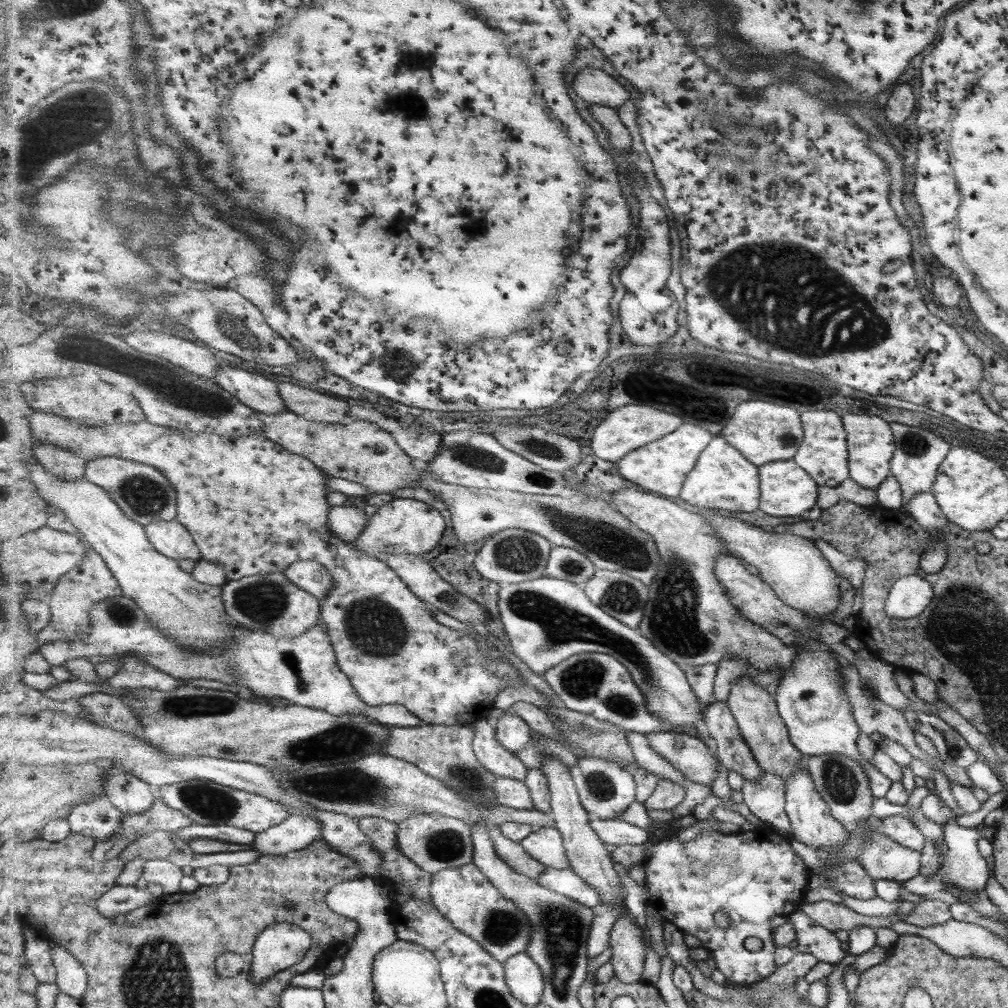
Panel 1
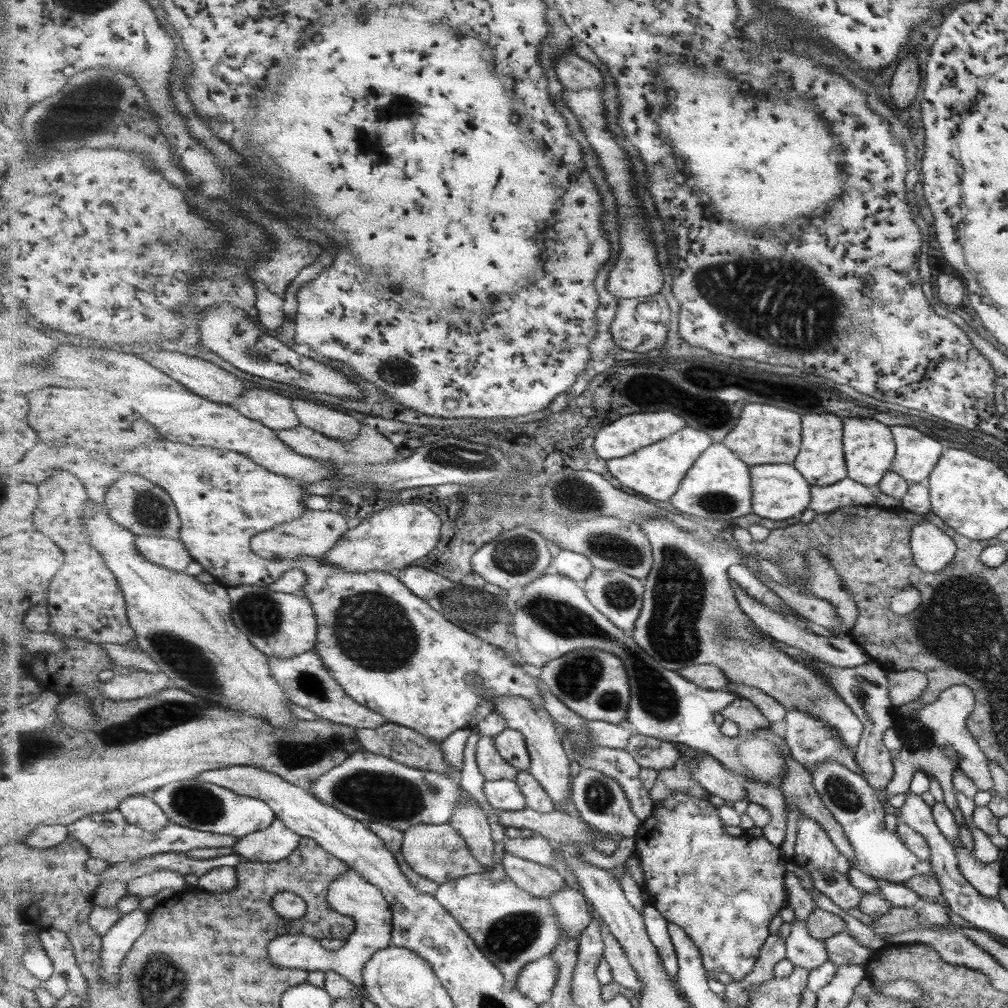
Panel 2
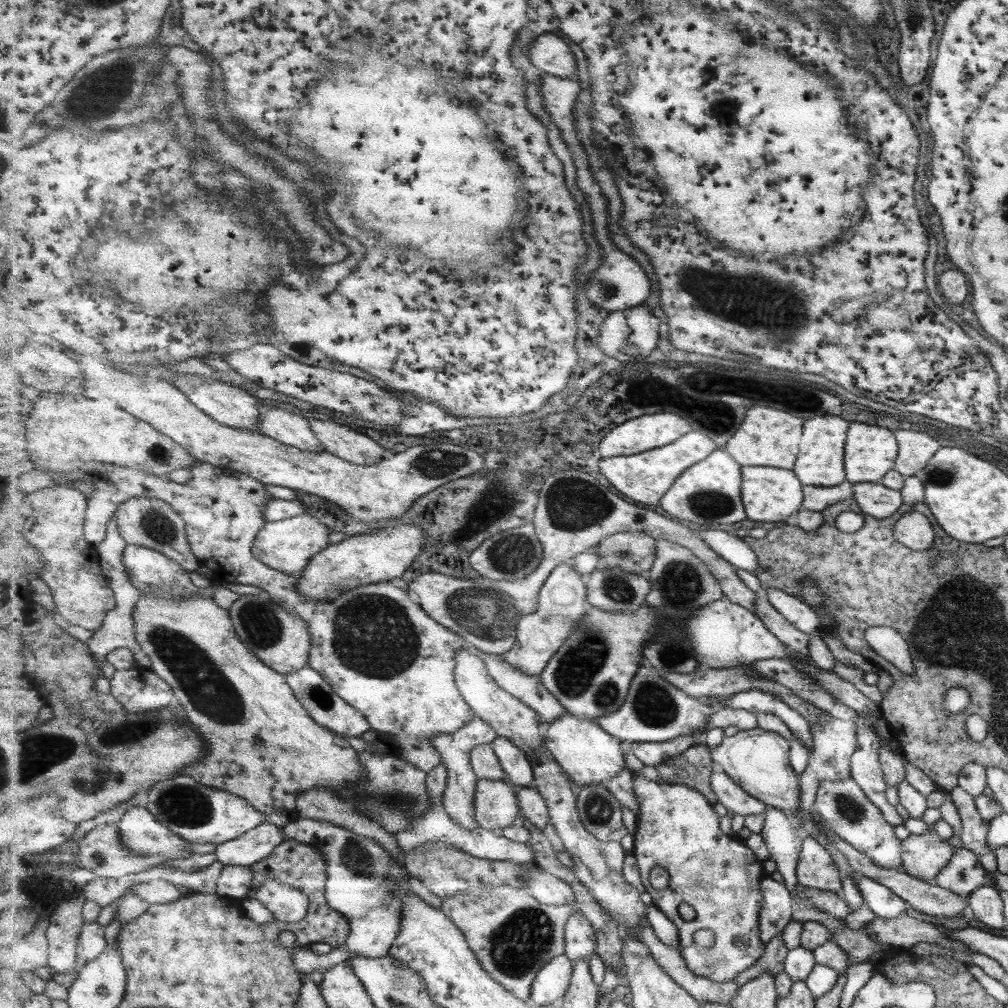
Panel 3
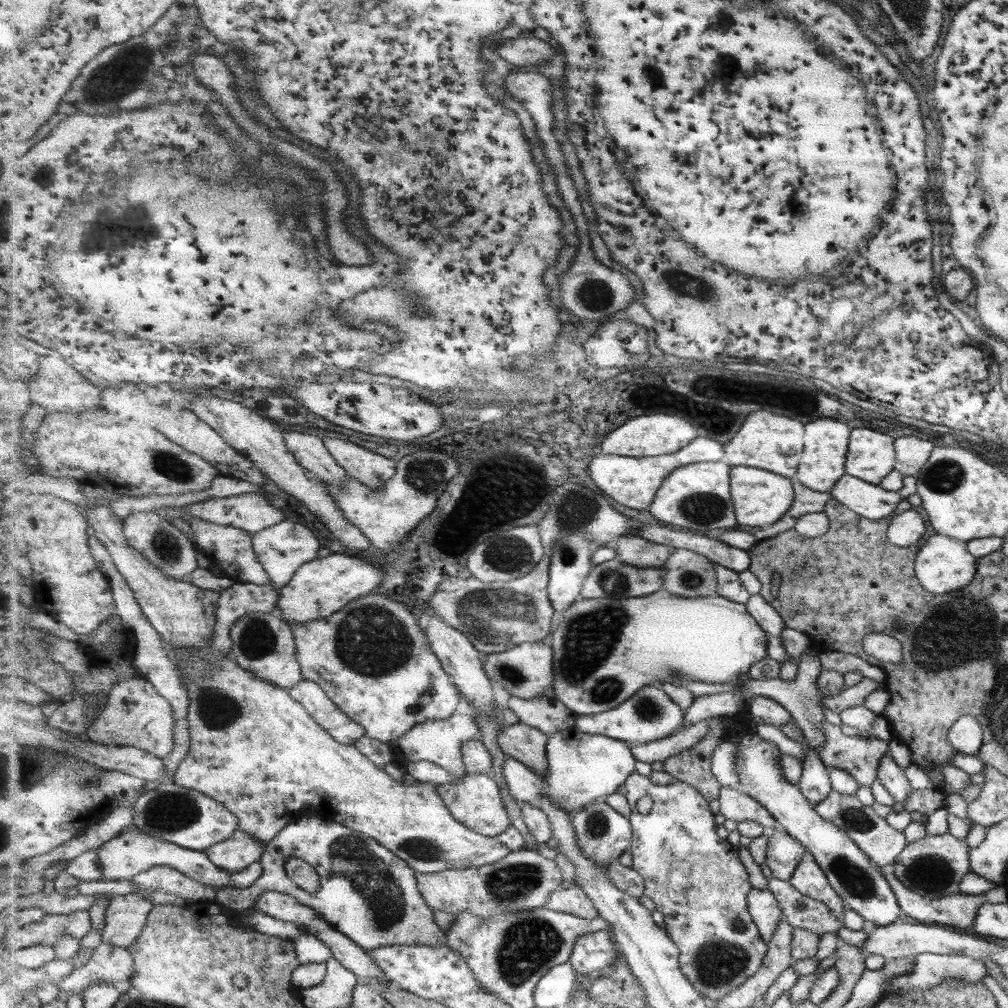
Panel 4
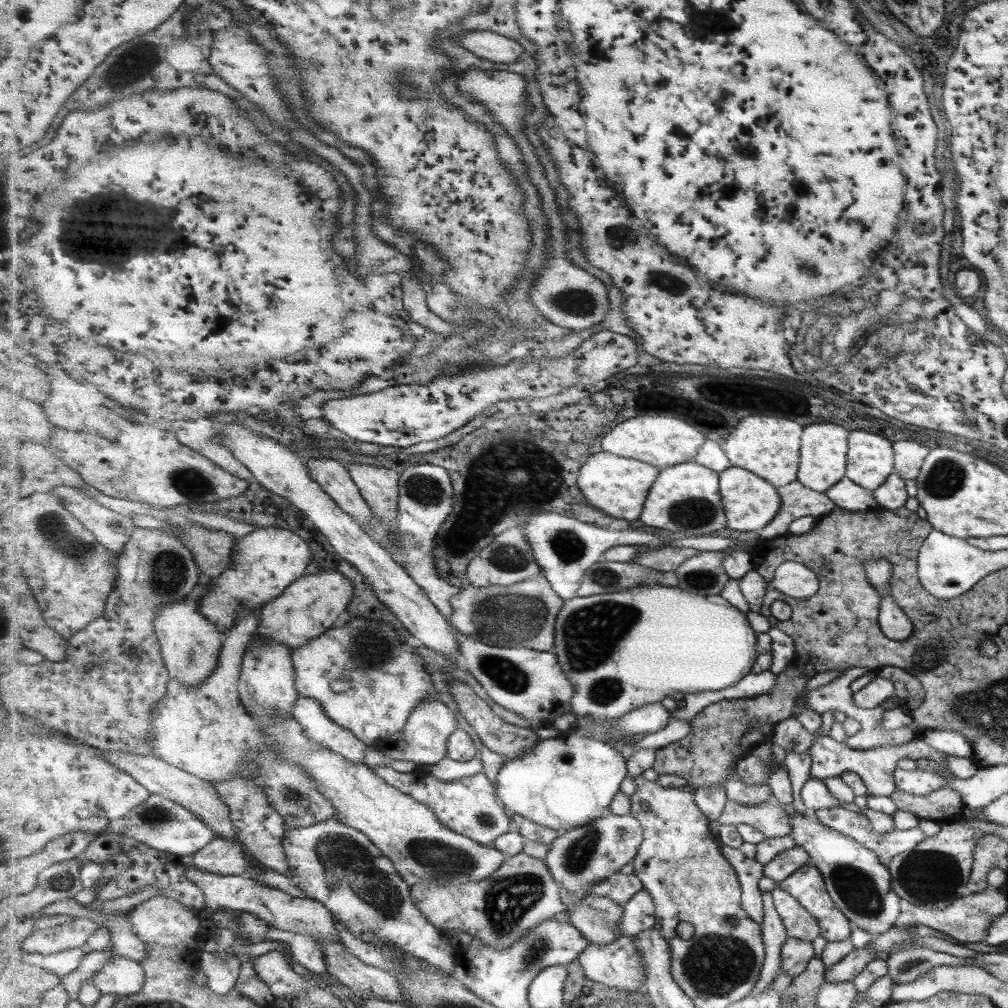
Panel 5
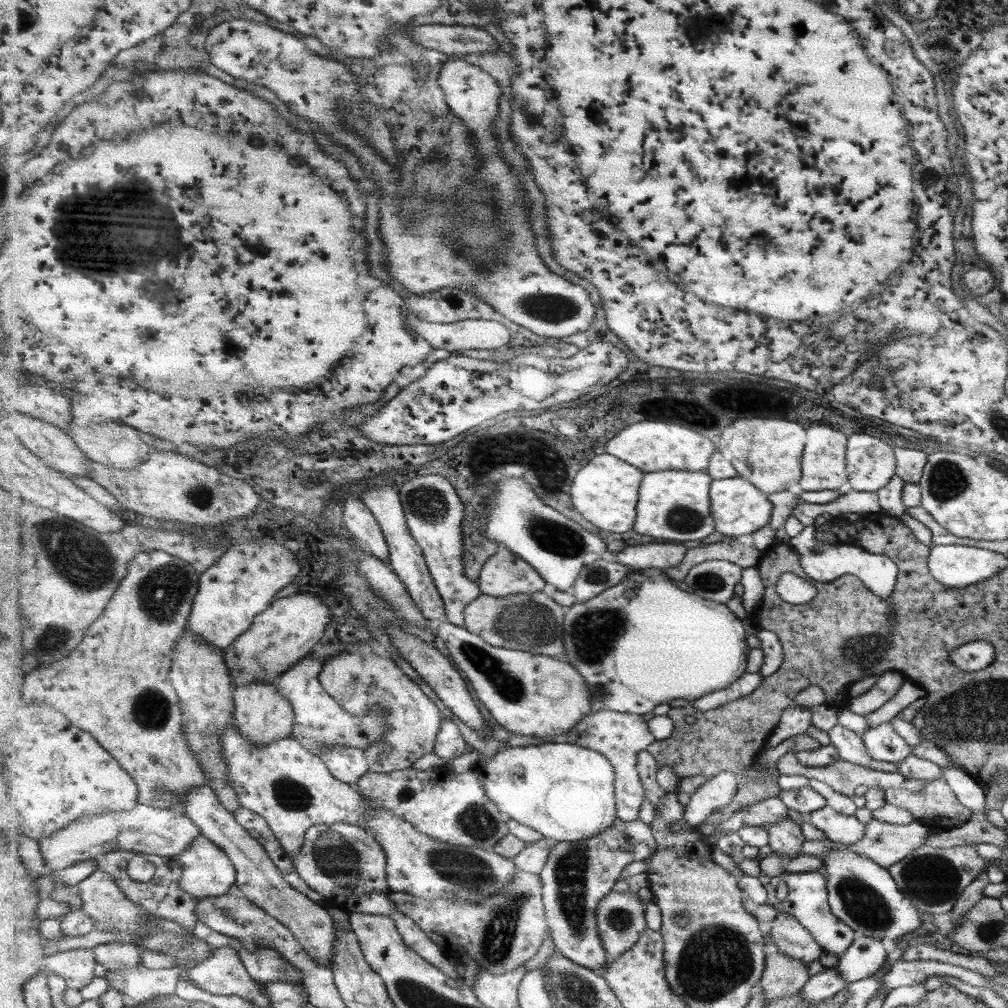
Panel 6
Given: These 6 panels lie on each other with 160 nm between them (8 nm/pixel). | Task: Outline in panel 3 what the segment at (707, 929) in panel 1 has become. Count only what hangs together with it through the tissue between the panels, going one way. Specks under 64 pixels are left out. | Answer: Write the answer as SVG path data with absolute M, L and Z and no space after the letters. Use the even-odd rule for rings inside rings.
M640 773L635 774L634 789L635 795L637 795L637 801L639 801L639 805L641 805L641 814L638 816L639 824L636 834L634 835L634 848L632 852L635 858L637 858L637 865L639 865L639 871L646 888L646 895L651 894L654 898L654 904L657 905L679 928L679 937L681 938L680 951L687 963L687 966L697 976L707 977L719 983L733 982L735 978L741 974L741 972L745 972L747 968L751 968L751 966L753 966L753 964L755 964L755 962L763 956L763 952L765 952L765 944L761 941L761 924L759 920L761 907L764 903L764 896L761 892L761 882L767 878L767 875L765 875L765 862L759 861L759 857L755 855L755 852L753 852L751 848L747 847L745 841L740 840L736 836L727 835L723 832L721 829L722 817L715 811L715 806L711 805L711 802L707 800L707 797L703 796L701 792L698 792L697 789L691 788L687 785L671 784L663 781L652 781ZM655 866L662 867L669 873L670 876L668 887L661 890L653 888L653 886L649 883L649 872L651 872ZM683 902L692 906L692 908L696 911L696 918L689 921L681 918L681 914L679 914L679 906L681 906ZM703 929L709 929L714 932L716 940L710 948L699 946L699 944L695 942L695 932L699 932L699 930Z

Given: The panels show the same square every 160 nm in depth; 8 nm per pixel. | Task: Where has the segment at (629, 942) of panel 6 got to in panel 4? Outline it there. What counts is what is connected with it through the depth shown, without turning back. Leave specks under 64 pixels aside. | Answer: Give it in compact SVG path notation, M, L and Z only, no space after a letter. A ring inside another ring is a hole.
M579 886L560 887L550 896L546 907L587 919L600 916L594 900L591 900L591 897Z

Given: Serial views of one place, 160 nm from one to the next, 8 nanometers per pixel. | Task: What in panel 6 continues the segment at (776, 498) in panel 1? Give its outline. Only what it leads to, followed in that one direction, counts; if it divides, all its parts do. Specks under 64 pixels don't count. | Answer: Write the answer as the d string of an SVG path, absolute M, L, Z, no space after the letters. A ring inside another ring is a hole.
M740 475L723 480L713 479L710 497L711 510L716 520L716 531L726 537L734 538L743 534L753 534L771 522L774 504L765 492Z

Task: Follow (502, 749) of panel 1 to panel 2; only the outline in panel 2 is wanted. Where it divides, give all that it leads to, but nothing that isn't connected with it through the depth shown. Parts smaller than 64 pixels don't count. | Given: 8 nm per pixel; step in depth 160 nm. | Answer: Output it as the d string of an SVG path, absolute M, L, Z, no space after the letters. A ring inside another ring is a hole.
M480 737L476 745L476 762L485 780L516 780L518 768L509 764L495 746L494 738Z

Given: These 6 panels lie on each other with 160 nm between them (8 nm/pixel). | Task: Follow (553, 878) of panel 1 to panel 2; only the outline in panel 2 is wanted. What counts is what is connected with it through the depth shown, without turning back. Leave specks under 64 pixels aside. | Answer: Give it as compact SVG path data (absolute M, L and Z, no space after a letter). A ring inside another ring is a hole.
M568 884L563 890L552 894L549 902L554 906L554 912L558 914L563 929L571 939L580 939L595 917L593 906L583 891L579 888L575 890Z

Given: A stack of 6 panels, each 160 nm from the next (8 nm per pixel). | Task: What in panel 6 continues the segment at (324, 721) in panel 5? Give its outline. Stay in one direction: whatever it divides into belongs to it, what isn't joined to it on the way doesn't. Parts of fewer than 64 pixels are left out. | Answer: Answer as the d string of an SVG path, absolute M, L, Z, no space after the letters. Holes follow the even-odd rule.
M330 746L320 756L333 775L350 785L358 783L370 770L363 748Z

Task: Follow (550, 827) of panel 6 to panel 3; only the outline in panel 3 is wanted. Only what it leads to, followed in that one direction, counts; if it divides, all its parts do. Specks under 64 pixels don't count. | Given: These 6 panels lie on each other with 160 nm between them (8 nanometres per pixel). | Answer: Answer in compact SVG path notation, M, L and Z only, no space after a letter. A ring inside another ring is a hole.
M567 710L561 718L546 726L543 743L577 790L588 784L609 782L626 767L624 742L603 730L594 720L575 716ZM499 735L491 746L497 753L503 770L508 774L507 780L510 780L516 788L533 785L534 766L528 759L526 751L503 735Z

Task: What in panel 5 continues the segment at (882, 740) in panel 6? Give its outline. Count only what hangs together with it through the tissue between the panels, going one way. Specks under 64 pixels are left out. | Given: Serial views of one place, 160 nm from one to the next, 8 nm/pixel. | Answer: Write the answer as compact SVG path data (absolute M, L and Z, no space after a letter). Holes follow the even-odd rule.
M828 735L815 739L807 752L811 756L808 776L822 780L838 777L842 772L854 772L859 778L862 778L867 795L887 797L890 797L896 789L894 788L892 772L898 760L903 758L912 758L913 760L927 758L945 765L944 758L947 756L944 752L939 752L927 746L921 739L917 738L900 745L884 744L860 751L850 749L847 745L837 742Z

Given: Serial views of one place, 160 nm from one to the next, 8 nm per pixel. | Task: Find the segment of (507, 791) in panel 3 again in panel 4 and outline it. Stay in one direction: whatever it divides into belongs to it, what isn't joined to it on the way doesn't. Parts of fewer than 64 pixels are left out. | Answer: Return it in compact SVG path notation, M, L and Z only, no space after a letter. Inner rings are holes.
M469 773L460 781L442 784L438 790L443 803L451 810L455 819L475 832L482 833L483 836L498 838L512 826L507 806L503 803L499 783L493 775Z

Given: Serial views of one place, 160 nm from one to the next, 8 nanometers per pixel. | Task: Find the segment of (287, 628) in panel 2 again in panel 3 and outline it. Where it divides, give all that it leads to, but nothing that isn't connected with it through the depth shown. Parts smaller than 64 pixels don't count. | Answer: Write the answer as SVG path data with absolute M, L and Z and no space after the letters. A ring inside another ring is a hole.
M268 593L243 594L229 613L240 639L269 668L274 668L279 674L287 675L308 666L313 646L310 626L299 615L289 613L287 609L283 609L281 605L271 600Z

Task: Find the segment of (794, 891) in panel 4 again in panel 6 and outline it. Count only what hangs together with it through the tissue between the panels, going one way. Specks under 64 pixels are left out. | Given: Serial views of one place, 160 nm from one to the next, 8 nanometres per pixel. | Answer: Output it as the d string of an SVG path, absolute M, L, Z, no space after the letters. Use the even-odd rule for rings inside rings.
M777 911L771 925L771 939L779 952L807 965L820 958L822 949L795 916Z

